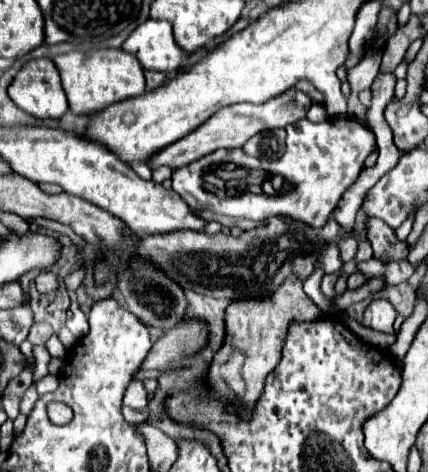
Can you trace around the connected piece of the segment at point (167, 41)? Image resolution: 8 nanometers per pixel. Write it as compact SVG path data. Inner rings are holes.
M147 20L123 42L123 50L137 56L145 70L175 72L181 68L187 52L177 46L173 28L165 20Z

